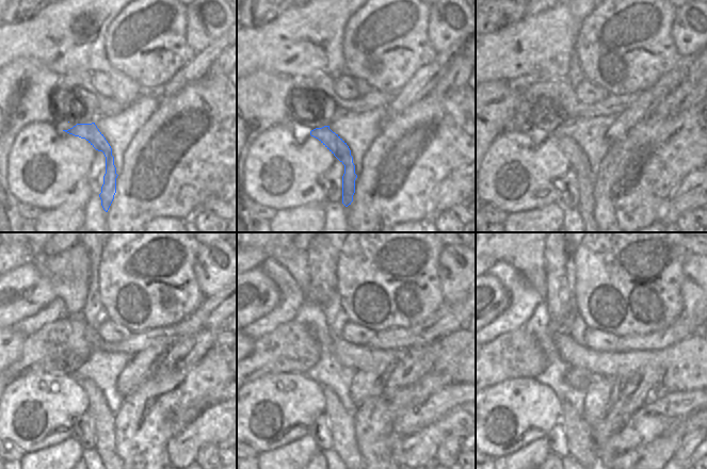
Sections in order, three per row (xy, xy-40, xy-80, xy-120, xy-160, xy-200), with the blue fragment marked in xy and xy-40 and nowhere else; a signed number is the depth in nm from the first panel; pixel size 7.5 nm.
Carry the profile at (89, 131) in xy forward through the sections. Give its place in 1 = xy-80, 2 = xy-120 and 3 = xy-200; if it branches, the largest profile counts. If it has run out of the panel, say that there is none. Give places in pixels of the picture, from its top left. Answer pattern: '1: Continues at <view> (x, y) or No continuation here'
1: Continues at xy-80 (579, 163)
2: Continues at xy-120 (97, 404)
3: Continues at xy-200 (567, 409).

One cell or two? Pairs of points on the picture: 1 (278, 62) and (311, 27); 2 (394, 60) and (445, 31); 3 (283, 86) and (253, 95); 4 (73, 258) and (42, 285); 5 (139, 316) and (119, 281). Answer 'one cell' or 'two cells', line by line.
1: one cell
2: two cells
3: one cell
4: one cell
5: one cell

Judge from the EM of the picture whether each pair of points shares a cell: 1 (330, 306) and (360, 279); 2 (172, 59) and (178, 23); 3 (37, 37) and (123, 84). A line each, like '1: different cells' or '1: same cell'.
1: different cells
2: same cell
3: same cell

